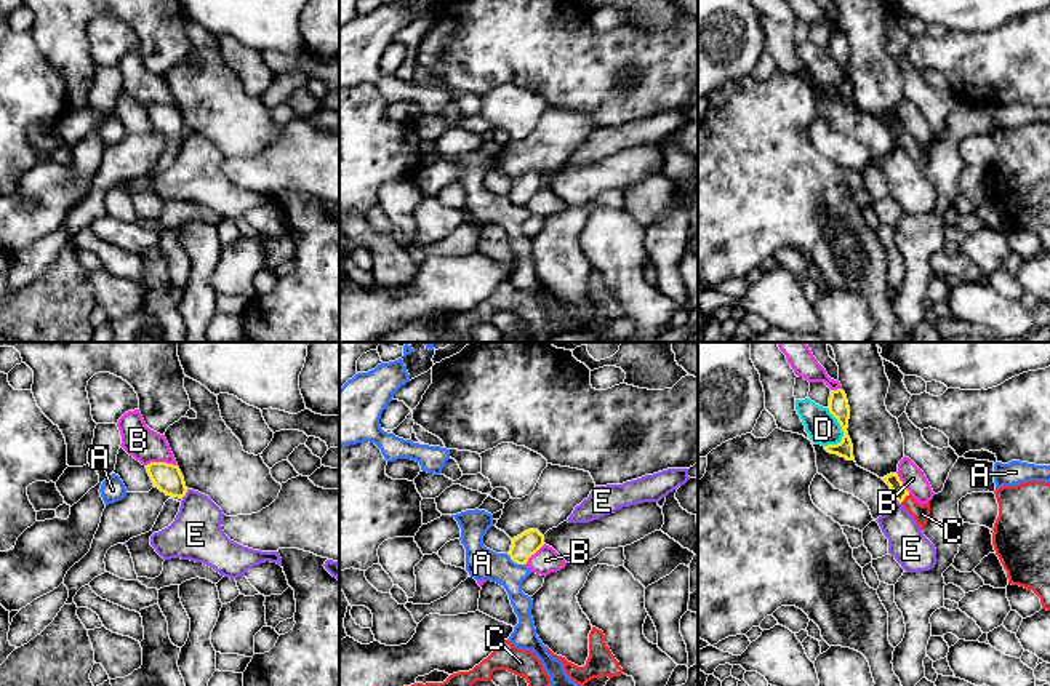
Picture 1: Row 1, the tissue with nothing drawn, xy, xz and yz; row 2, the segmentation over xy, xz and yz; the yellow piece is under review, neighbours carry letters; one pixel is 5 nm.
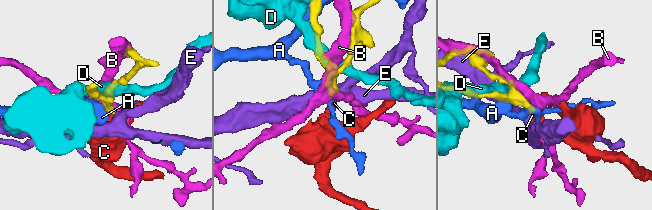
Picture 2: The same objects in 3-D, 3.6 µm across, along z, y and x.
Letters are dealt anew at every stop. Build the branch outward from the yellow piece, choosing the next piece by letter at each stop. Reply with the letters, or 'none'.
C

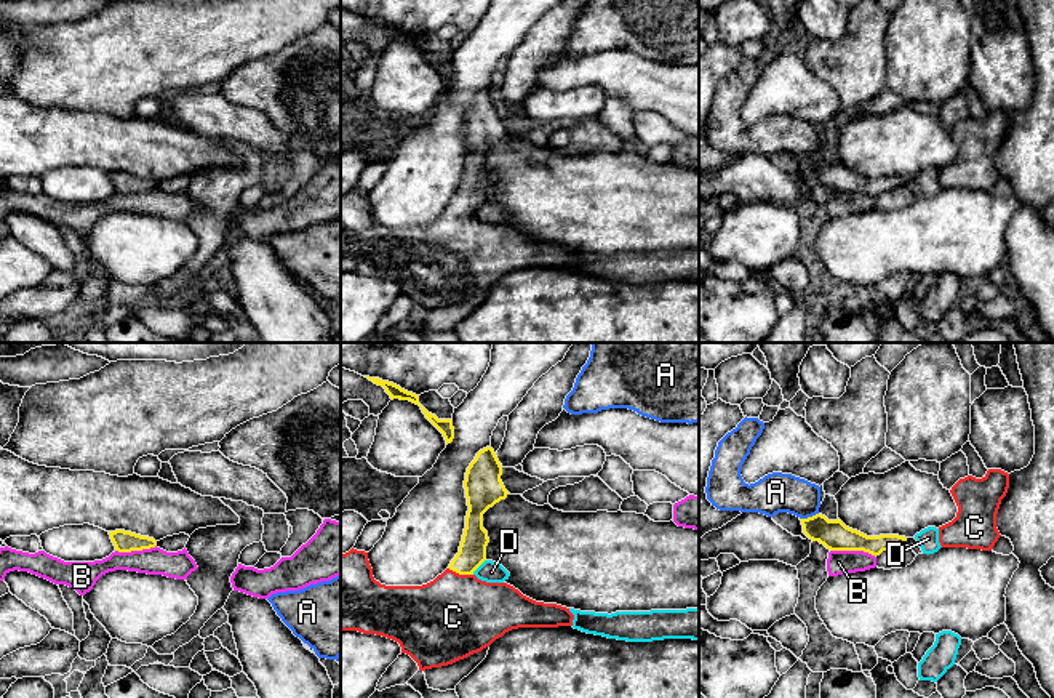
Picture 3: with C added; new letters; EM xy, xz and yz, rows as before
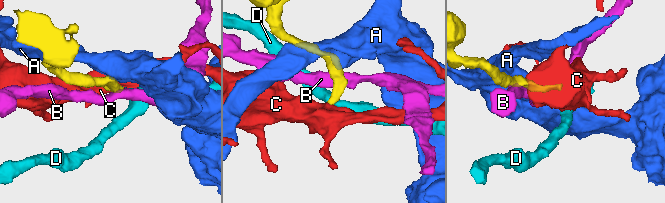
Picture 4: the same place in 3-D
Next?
C

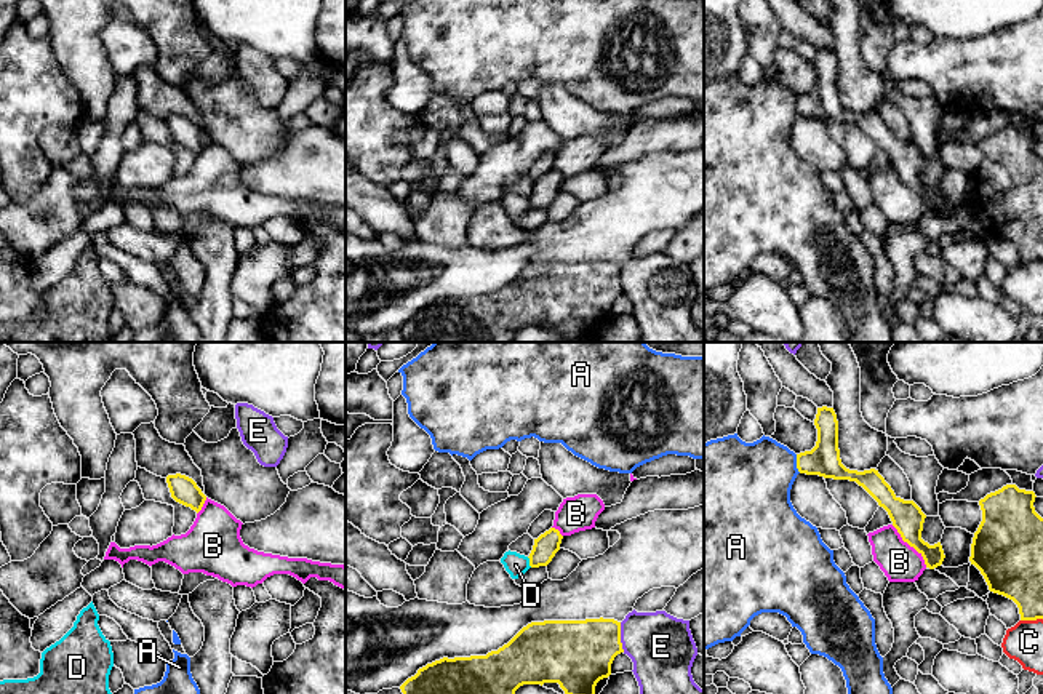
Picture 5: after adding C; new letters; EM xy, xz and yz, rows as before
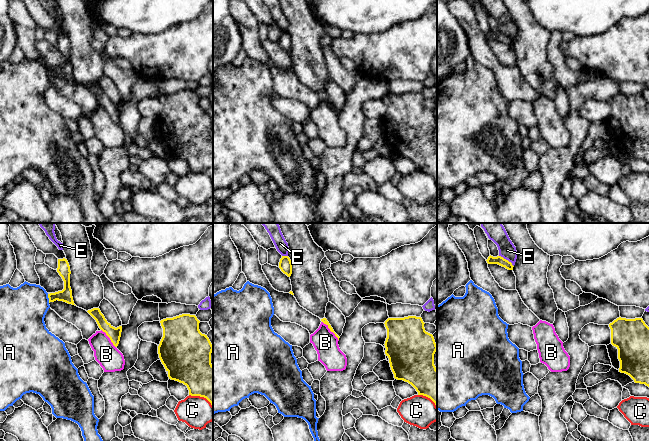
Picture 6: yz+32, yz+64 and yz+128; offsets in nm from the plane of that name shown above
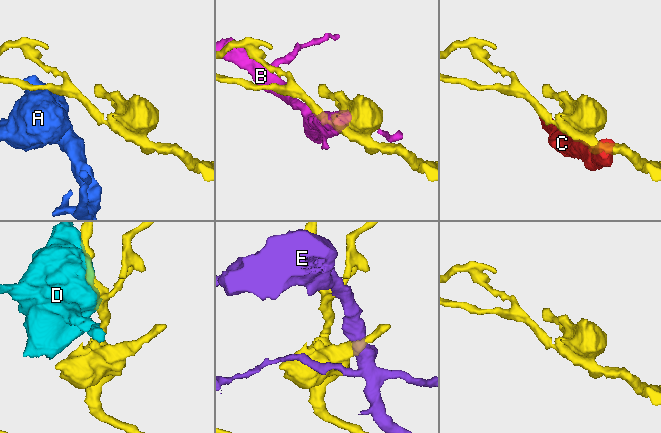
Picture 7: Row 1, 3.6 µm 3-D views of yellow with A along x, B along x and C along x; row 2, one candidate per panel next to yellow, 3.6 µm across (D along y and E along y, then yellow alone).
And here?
none

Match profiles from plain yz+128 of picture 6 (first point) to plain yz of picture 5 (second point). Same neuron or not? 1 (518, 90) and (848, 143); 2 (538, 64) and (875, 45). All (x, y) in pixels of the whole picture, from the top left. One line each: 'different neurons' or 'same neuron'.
1: same neuron
2: different neurons

